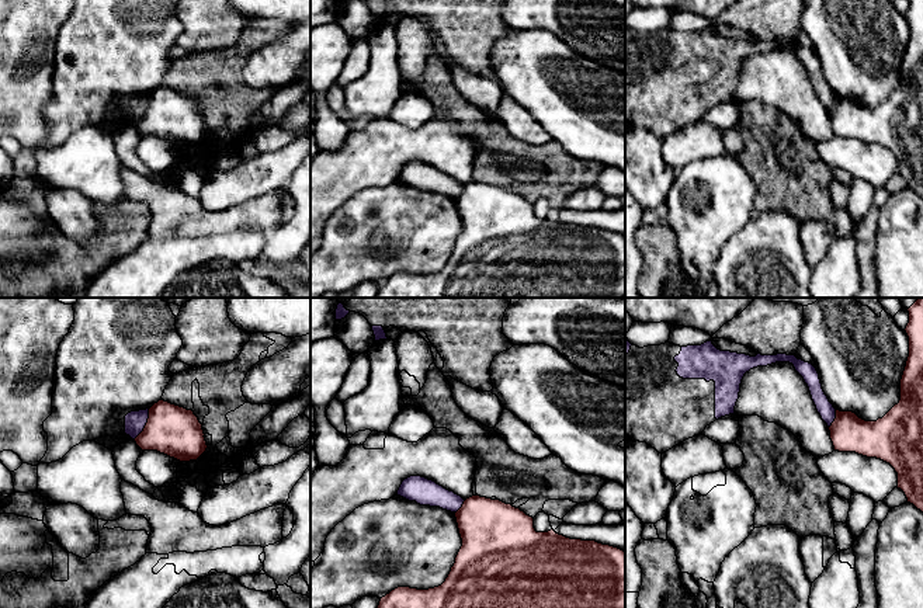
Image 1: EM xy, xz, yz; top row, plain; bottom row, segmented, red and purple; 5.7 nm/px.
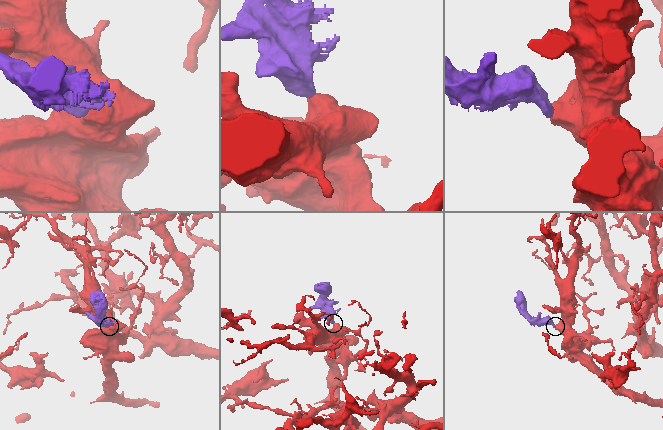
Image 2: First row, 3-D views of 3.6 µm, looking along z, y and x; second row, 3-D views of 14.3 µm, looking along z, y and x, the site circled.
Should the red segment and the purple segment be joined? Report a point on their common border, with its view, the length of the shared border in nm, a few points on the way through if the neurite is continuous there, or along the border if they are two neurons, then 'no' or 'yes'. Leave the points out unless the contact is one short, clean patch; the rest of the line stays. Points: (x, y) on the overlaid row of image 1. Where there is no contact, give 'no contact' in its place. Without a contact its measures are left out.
contact xy (146, 424); length 200 nm; border xy (149, 409), (145, 427), (134, 438); no

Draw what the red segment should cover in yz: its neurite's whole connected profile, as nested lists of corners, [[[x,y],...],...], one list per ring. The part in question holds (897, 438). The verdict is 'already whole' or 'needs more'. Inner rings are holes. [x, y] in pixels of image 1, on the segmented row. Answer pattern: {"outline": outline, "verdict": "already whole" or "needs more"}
{"outline": [[[917,298],[908,312],[909,357],[899,403],[877,421],[836,410],[829,431],[834,451],[889,463],[898,473],[898,489],[923,513],[923,298]]], "verdict": "already whole"}

